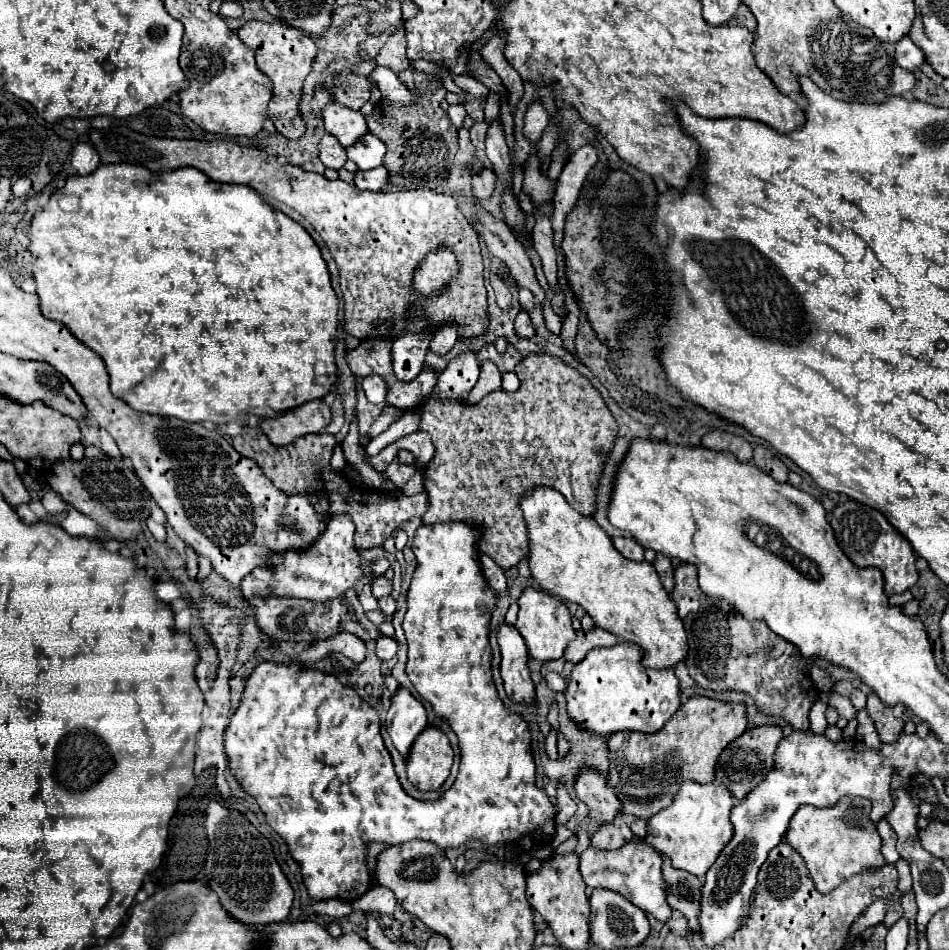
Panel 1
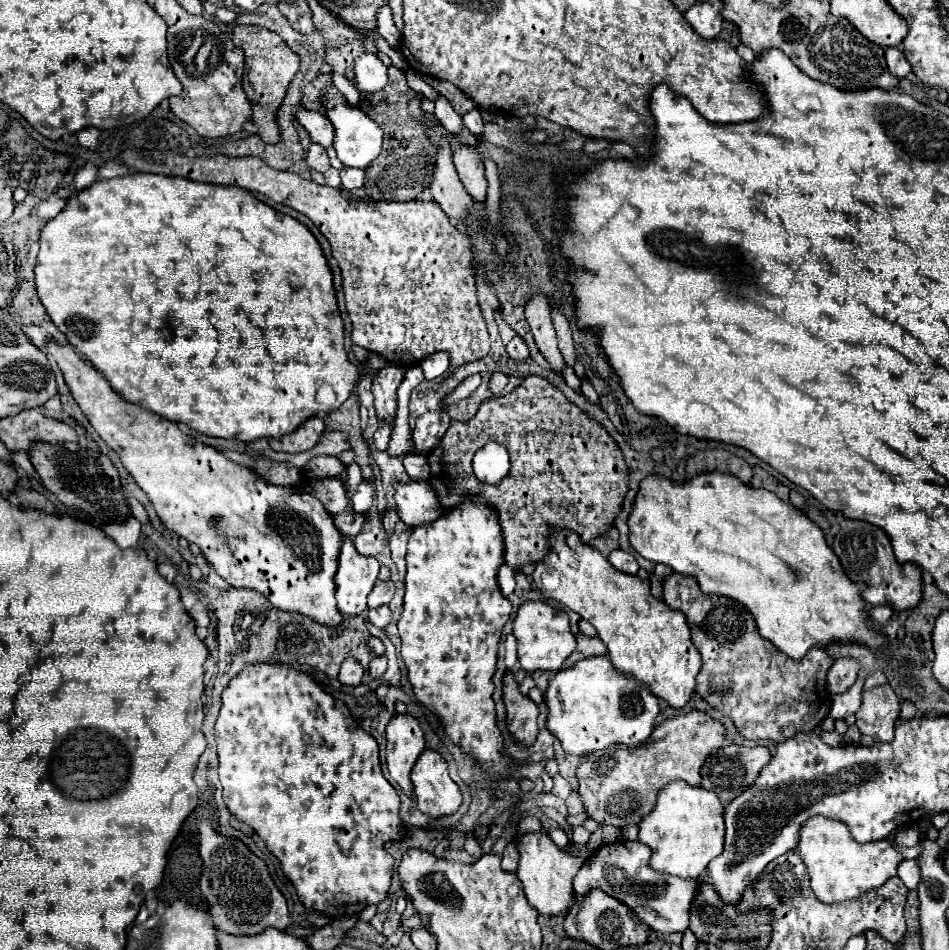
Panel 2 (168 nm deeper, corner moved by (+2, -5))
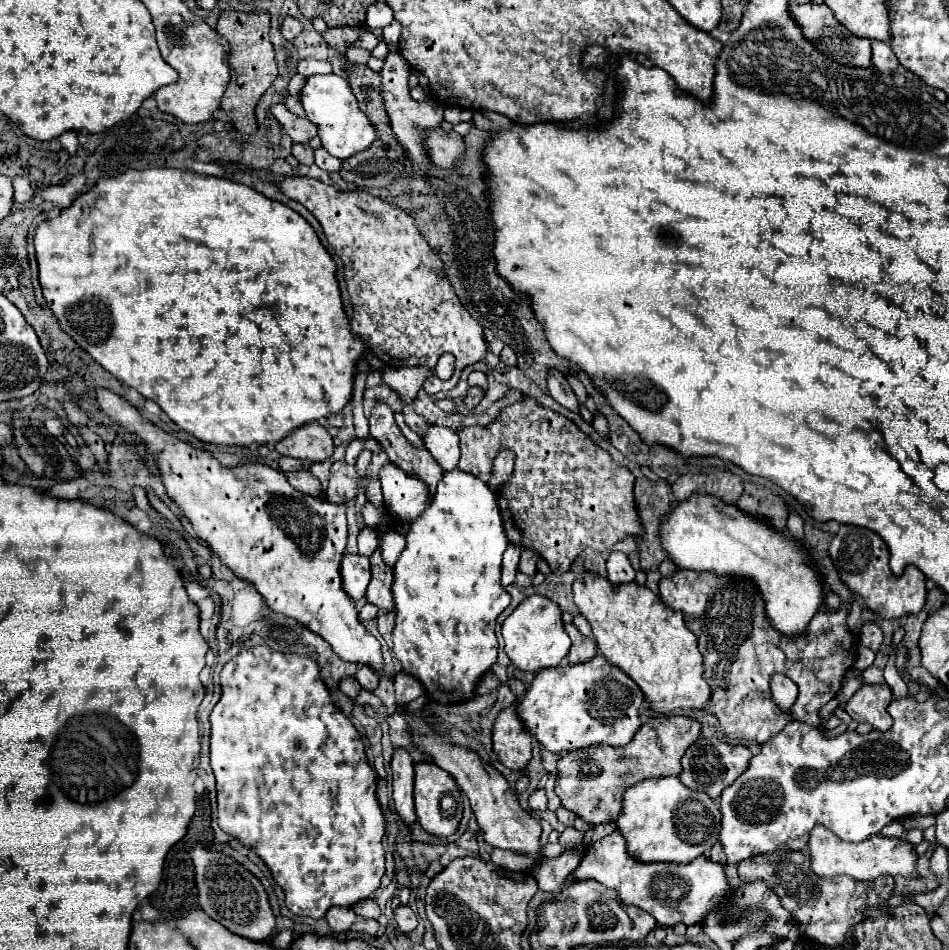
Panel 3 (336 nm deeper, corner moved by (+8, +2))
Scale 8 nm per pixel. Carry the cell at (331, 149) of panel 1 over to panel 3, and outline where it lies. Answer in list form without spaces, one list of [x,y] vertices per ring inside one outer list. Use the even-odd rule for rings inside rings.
[[[294,143],[292,145],[292,155],[302,163],[302,165],[312,165],[314,163],[314,149],[308,143]]]

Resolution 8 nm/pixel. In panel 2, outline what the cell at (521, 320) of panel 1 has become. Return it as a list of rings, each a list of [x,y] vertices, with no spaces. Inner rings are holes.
[[[514,336],[512,342],[506,346],[506,350],[512,360],[526,360],[528,358],[528,348],[520,336]]]

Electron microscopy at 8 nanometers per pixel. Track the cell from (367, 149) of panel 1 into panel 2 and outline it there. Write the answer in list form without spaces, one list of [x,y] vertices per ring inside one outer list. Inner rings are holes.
[[[328,86],[320,94],[320,104],[326,110],[326,116],[330,118],[332,126],[334,126],[334,148],[336,148],[338,158],[340,158],[340,162],[344,166],[352,166],[352,168],[362,168],[364,170],[382,150],[382,130],[360,108],[350,106],[342,92],[340,92],[340,102],[334,104],[334,90],[338,90],[338,88]]]

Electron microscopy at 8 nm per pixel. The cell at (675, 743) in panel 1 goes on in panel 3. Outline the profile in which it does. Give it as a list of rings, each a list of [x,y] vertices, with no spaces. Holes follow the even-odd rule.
[[[652,717],[644,721],[640,733],[624,747],[592,745],[588,749],[578,749],[576,753],[566,753],[558,761],[556,795],[566,809],[588,823],[600,825],[616,821],[622,811],[624,791],[648,777],[680,775],[680,759],[700,735],[702,723],[692,717]]]

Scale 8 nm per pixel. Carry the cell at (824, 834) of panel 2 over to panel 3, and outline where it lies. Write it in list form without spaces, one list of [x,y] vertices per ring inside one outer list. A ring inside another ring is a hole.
[[[816,825],[810,831],[808,839],[808,853],[810,853],[810,869],[824,879],[836,879],[842,875],[854,877],[858,881],[874,881],[884,875],[902,875],[902,877],[916,877],[916,851],[914,845],[910,845],[904,839],[888,839],[882,835],[868,837],[860,845],[844,843],[840,837],[836,837],[828,827]]]

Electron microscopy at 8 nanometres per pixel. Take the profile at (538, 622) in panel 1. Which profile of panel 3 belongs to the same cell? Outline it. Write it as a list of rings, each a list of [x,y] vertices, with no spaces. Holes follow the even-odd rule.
[[[542,595],[526,597],[506,617],[506,621],[502,625],[502,635],[504,635],[504,643],[506,643],[506,655],[522,671],[534,671],[536,673],[540,669],[558,667],[570,649],[570,637],[564,631],[560,607]]]

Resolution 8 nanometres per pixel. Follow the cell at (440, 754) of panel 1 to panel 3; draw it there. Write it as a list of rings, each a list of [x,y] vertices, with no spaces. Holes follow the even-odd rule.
[[[420,761],[414,763],[414,803],[416,803],[416,817],[420,825],[438,837],[448,837],[458,829],[458,823],[462,819],[462,795],[452,775],[448,775],[444,769],[440,769],[436,763]]]

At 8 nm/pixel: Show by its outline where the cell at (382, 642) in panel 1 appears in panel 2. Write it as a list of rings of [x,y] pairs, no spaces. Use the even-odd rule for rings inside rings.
[[[374,656],[370,660],[370,668],[368,668],[372,678],[382,678],[386,672],[386,656]]]

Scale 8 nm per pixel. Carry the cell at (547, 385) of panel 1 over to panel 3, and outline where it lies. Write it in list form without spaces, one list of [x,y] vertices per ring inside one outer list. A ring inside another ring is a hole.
[[[524,395],[520,401],[504,407],[496,421],[484,427],[474,425],[458,429],[458,437],[462,451],[458,469],[472,473],[486,483],[492,479],[496,455],[502,449],[514,451],[514,471],[510,479],[496,491],[506,537],[512,545],[536,551],[544,561],[548,561],[550,569],[556,575],[564,573],[570,563],[578,557],[578,553],[586,547],[592,547],[594,551],[610,551],[622,537],[642,533],[632,497],[634,475],[626,467],[618,465],[586,433],[582,433],[574,421],[552,409],[542,407],[534,397]]]

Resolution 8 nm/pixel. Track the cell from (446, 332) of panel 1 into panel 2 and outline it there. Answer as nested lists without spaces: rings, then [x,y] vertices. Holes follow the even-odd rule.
[[[436,352],[434,356],[428,356],[428,360],[422,360],[420,368],[424,370],[426,380],[434,380],[448,370],[448,354],[446,352]]]

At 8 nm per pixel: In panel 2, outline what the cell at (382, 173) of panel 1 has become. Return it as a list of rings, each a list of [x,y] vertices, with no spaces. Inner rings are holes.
[[[344,166],[344,168],[340,170],[340,180],[342,180],[342,186],[344,186],[346,190],[362,188],[362,184],[364,184],[364,170]]]

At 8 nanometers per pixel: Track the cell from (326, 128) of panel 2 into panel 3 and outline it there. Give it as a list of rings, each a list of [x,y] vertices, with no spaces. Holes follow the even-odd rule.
[[[284,103],[272,105],[272,115],[280,121],[280,125],[292,137],[294,143],[308,143],[310,139],[314,139],[318,135],[318,129],[312,121],[308,121],[306,117],[298,117],[298,115],[290,113]]]

